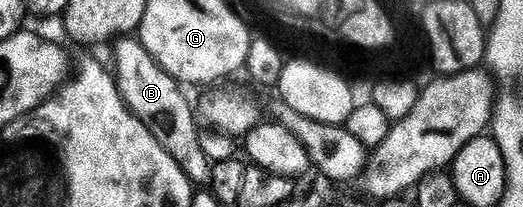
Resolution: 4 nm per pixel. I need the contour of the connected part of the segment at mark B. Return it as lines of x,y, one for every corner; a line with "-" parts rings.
122,36
115,41
114,77
119,94
129,110
146,124
149,132
158,140
158,144
170,153
170,156
182,168
184,174
195,187
208,188
213,182
212,163
201,150
201,131
194,118
194,110
186,98
186,93
176,78
169,76
154,60
146,48
134,36

